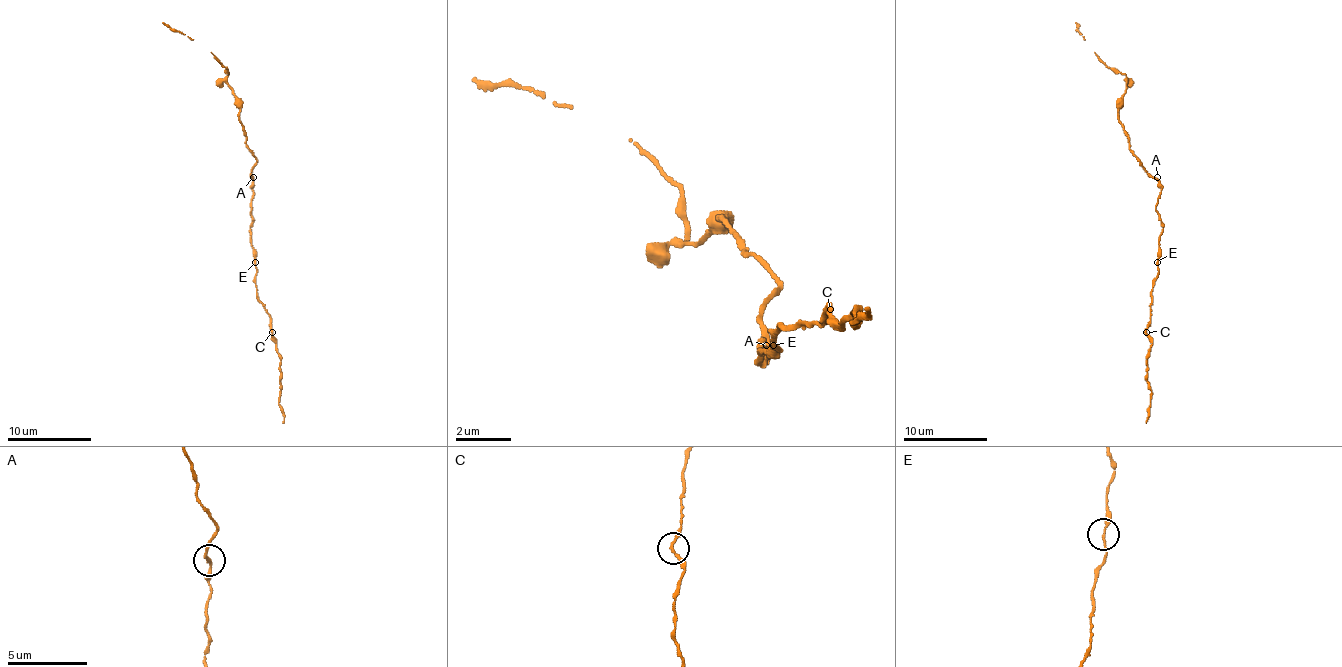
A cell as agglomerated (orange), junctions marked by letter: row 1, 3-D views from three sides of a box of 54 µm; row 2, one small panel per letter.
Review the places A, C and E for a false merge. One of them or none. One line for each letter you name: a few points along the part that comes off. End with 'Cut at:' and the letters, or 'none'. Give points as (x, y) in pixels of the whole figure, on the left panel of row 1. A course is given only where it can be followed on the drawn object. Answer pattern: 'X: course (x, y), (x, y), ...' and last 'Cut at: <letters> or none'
Cut at: none

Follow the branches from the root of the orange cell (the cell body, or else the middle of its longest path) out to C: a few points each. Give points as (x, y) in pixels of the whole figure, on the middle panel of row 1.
C: (766, 352), (759, 338), (759, 366), (759, 352), (780, 345), (780, 324), (822, 324), (828, 310)

